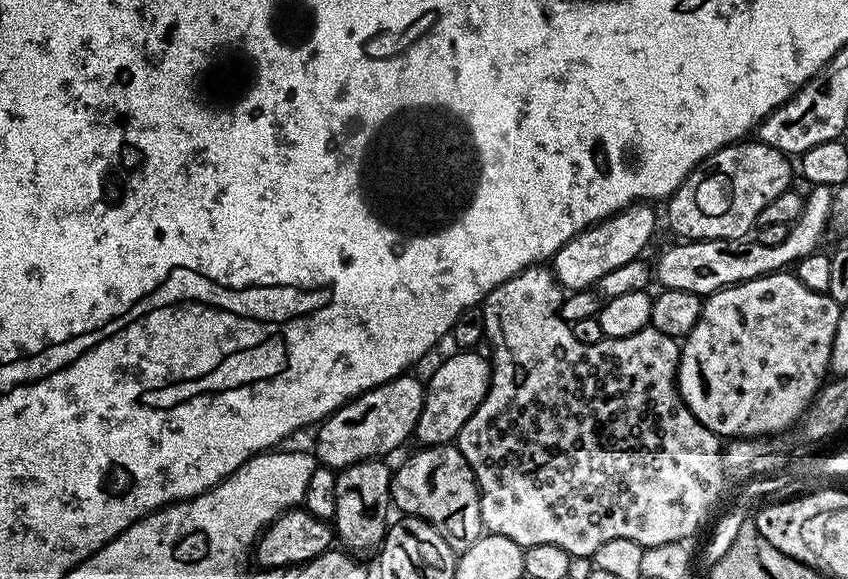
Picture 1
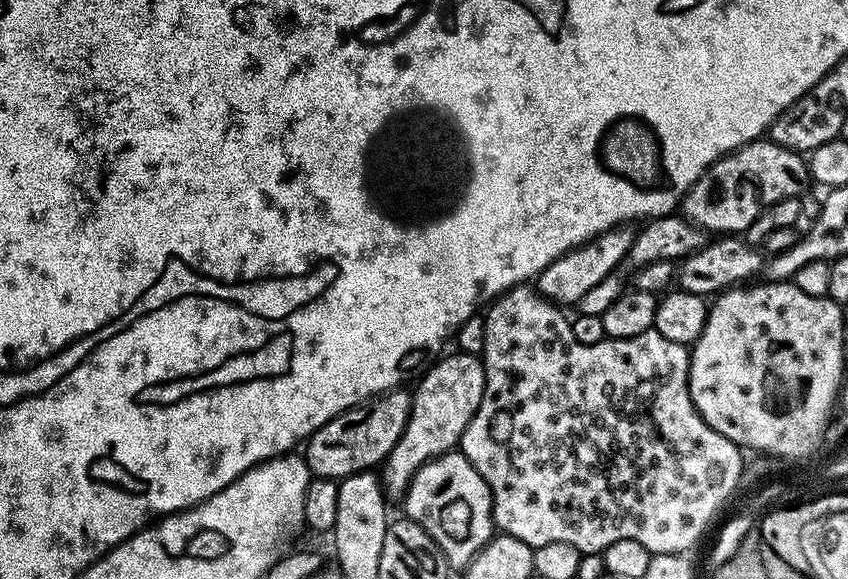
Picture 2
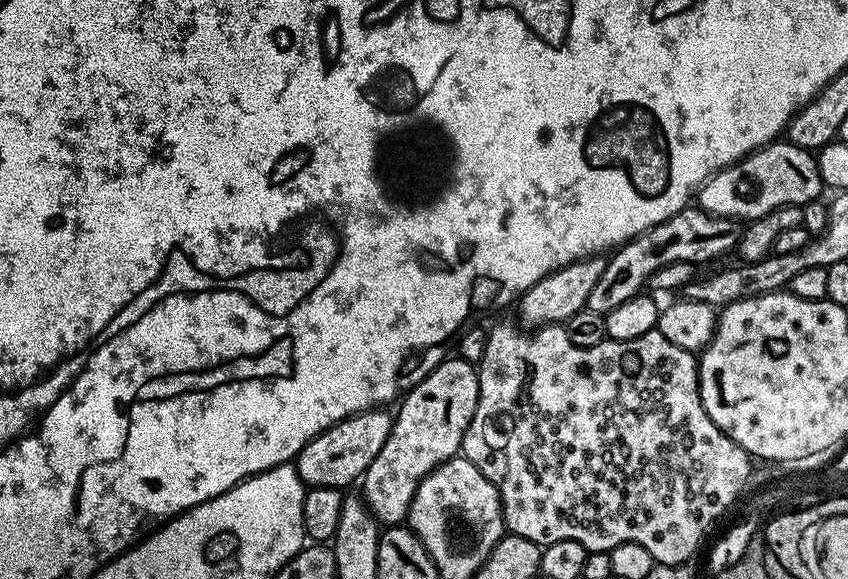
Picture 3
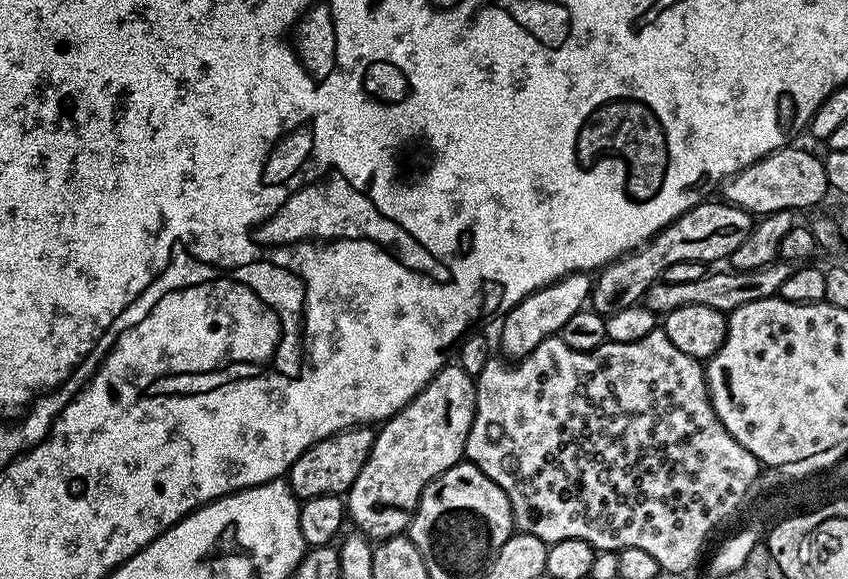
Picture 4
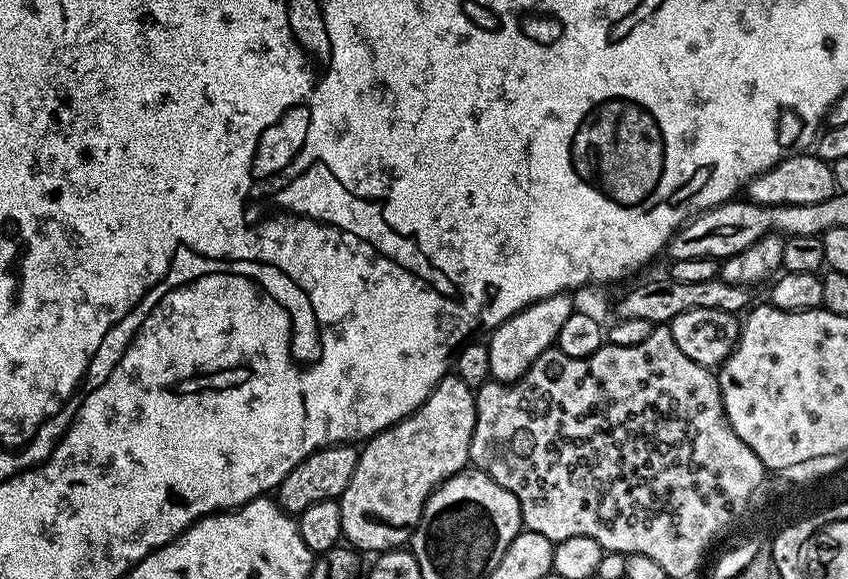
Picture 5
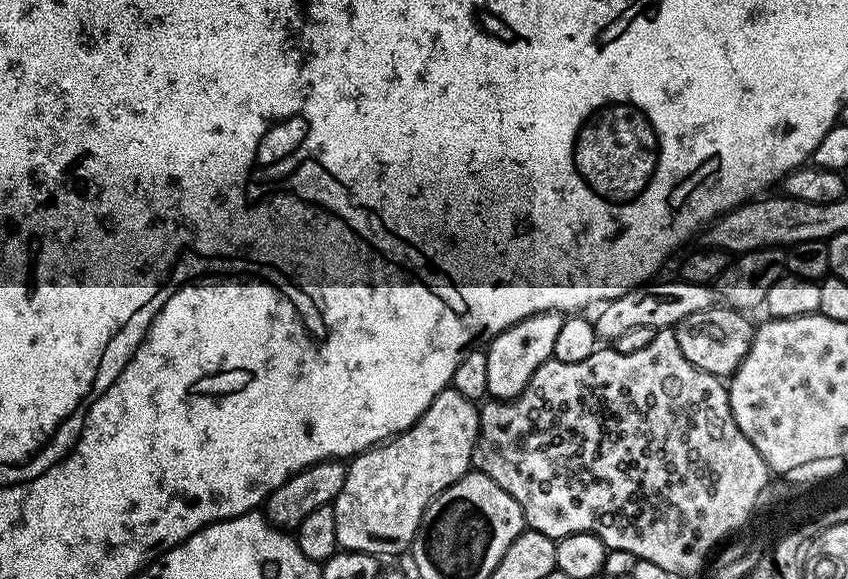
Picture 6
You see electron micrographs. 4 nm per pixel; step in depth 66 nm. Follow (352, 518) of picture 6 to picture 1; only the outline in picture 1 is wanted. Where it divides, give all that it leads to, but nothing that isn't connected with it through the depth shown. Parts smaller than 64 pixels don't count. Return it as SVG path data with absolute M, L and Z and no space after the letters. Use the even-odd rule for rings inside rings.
M456 350L453 356L448 356L432 372L432 377L426 380L424 405L422 414L416 423L414 440L417 445L431 446L433 444L450 444L459 437L462 426L466 426L468 419L478 410L478 406L486 398L488 387L492 381L492 366L487 355L479 356L476 350Z

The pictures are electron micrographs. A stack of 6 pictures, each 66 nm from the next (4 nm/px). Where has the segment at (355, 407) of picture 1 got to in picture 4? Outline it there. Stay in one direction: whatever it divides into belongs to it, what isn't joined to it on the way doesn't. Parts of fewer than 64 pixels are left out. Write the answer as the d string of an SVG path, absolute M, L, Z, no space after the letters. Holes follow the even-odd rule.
M357 426L354 428L345 428L342 432L335 432L330 438L326 438L322 442L318 442L314 446L307 448L289 466L286 473L288 485L292 487L292 493L296 495L296 499L303 502L310 498L318 498L322 494L330 494L331 496L344 496L347 494L352 489L354 478L358 478L358 470L362 470L362 466L366 466L366 458L374 446L375 437L376 432L371 427Z

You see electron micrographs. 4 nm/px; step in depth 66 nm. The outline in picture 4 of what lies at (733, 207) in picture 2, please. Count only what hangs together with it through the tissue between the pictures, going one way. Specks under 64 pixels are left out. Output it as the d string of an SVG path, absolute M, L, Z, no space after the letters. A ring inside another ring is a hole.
M795 146L780 148L769 156L764 156L758 162L746 166L746 170L725 180L722 185L722 196L727 203L757 217L769 216L771 212L812 208L815 204L822 203L824 195L829 195L829 192L823 159L819 155L816 157L814 153L807 152L804 148Z

